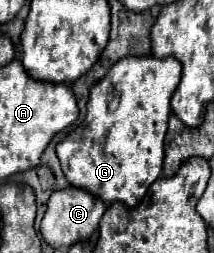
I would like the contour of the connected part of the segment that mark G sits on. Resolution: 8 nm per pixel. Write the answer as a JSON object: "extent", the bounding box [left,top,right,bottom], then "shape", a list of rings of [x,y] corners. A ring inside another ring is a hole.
{"extent":[57,57,181,209],"shape":[[[125,57],[117,61],[107,77],[91,87],[83,127],[71,131],[57,145],[67,181],[107,203],[119,201],[131,209],[139,205],[149,185],[161,175],[163,139],[171,115],[169,101],[179,81],[181,63],[173,57]],[[113,97],[119,97],[115,111],[109,109]]]}

